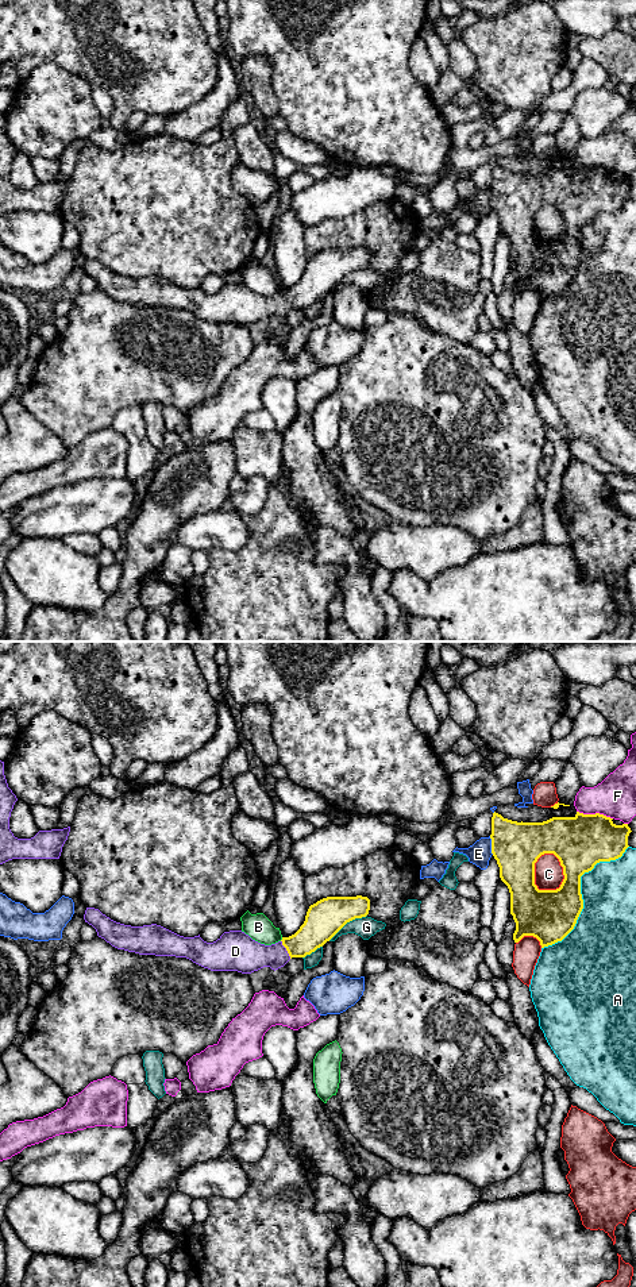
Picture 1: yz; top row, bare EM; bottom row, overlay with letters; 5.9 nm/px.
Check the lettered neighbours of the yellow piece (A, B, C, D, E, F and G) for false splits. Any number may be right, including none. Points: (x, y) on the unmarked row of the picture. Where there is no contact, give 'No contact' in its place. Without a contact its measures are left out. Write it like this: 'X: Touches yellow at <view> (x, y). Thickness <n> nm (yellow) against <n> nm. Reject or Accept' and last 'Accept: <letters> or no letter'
A: Touches yellow at yz (579, 245). Thickness 300 nm (yellow) against 360 nm. Reject
B: Touches yellow at yz (282, 291). Thickness 200 nm (yellow) against 160 nm. Reject
C: Touches yellow at yz (534, 219). Thickness 280 nm (yellow) against 180 nm. Reject
D: Touches yellow at yz (286, 301). Thickness 200 nm (yellow) against 200 nm. Accept
E: Touches yellow at yz (492, 197). Thickness 280 nm (yellow) against 140 nm. Reject
F: Touches yellow at yz (596, 165). Thickness 320 nm (yellow) against 240 nm. Reject
G: Touches yellow at yz (347, 273). Thickness 220 nm (yellow) against 130 nm. Reject
Accept: D

